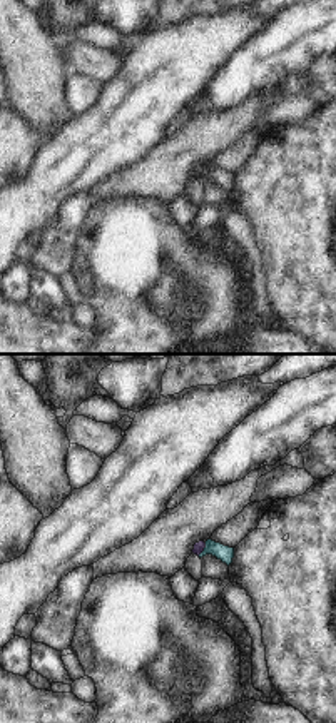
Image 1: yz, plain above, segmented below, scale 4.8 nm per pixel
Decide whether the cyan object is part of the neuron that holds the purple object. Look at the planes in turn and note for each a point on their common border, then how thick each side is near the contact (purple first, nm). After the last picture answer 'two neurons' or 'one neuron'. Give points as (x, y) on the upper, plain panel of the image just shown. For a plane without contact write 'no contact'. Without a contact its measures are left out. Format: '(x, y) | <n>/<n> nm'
(203, 176) | 50/80 nm

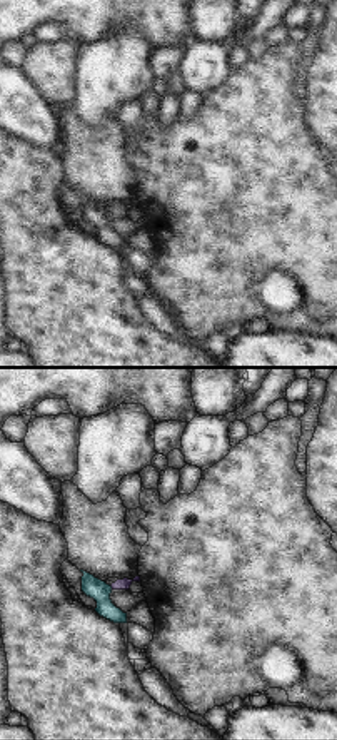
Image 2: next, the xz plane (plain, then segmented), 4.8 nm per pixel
(110, 211) | 50/100 nm

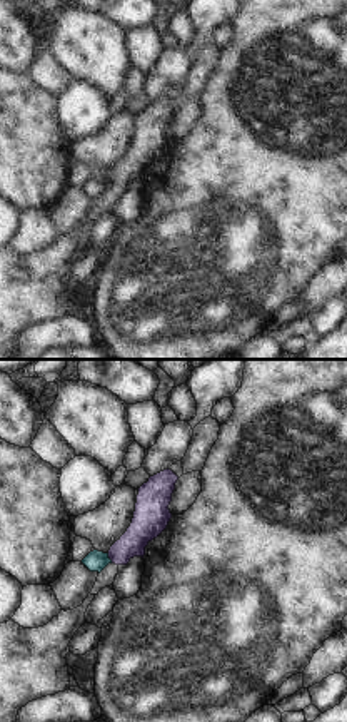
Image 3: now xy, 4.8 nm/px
(109, 183) | 160/100 nm

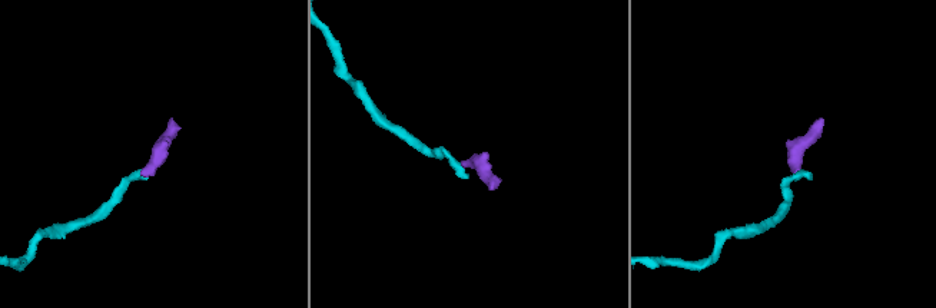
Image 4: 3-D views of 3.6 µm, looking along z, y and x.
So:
two neurons

